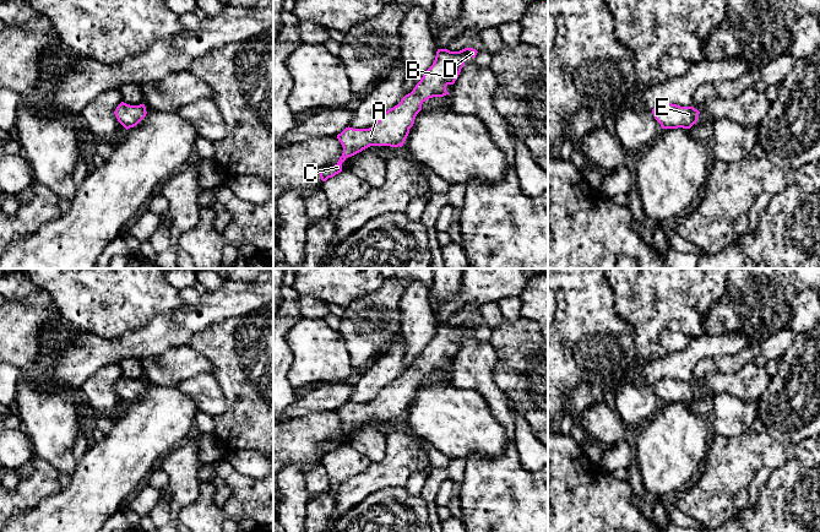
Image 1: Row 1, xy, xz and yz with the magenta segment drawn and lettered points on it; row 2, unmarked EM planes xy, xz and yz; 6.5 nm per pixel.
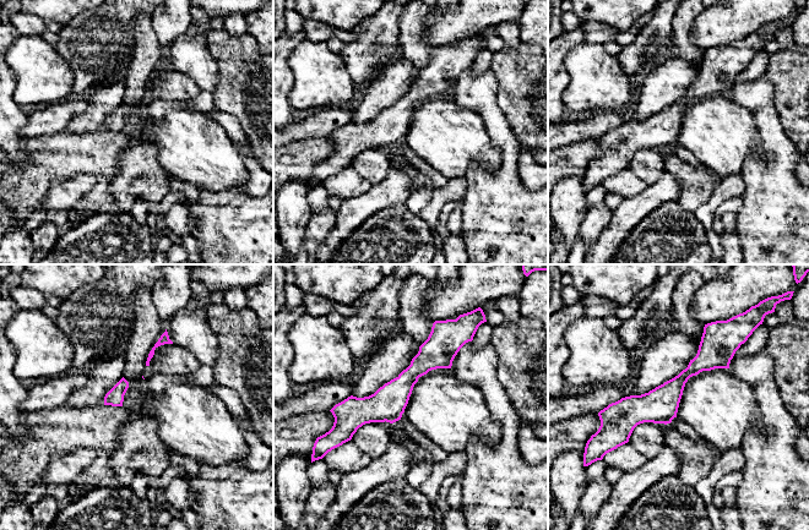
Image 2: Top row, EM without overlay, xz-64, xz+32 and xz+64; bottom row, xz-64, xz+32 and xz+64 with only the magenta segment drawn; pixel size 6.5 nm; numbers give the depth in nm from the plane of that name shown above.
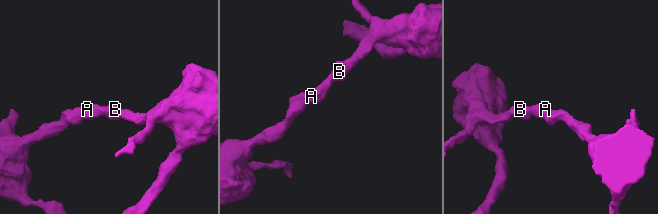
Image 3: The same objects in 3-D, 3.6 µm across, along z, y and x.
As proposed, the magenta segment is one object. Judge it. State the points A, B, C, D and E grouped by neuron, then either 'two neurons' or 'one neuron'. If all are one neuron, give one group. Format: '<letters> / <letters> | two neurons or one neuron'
A B C D E | one neuron

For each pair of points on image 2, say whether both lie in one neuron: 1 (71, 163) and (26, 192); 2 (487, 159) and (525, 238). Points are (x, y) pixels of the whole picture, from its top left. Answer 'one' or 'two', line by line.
1: one
2: two

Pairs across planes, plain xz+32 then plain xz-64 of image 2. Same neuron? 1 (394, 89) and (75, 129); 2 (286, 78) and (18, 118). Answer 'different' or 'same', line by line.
1: same
2: same

